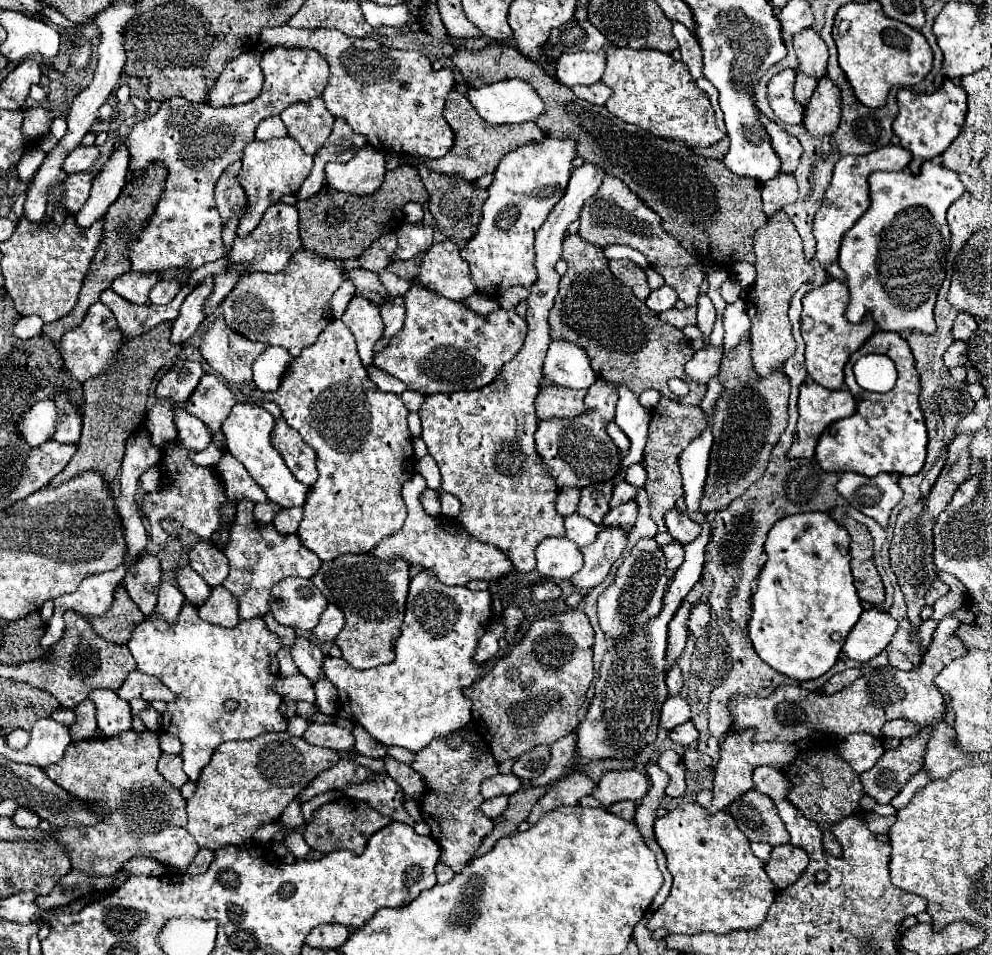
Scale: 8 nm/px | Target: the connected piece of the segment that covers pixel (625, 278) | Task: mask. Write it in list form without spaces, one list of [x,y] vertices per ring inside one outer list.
[[[623,259],[623,261],[609,261],[609,267],[611,267],[613,275],[619,281],[623,281],[627,287],[633,289],[637,299],[641,299],[641,301],[647,299],[651,289],[647,285],[647,275],[645,275],[645,271],[641,267],[637,267],[633,261],[627,261],[627,259]]]

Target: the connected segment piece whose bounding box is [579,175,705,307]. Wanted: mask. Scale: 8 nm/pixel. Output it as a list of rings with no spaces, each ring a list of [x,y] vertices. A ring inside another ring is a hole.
[[[611,175],[603,177],[603,185],[599,187],[597,195],[593,195],[593,199],[587,199],[585,207],[581,209],[579,235],[601,249],[613,243],[621,243],[621,245],[629,245],[641,251],[647,257],[649,265],[659,275],[665,277],[665,283],[669,287],[675,287],[679,299],[687,307],[697,305],[699,285],[705,279],[705,273],[701,271],[701,261],[689,251],[685,251],[681,243],[677,243],[677,239],[673,239],[661,227],[661,217],[651,207],[645,207],[645,203],[641,203],[641,199],[633,195],[633,191],[625,187],[625,183],[621,183],[621,179],[611,177]]]

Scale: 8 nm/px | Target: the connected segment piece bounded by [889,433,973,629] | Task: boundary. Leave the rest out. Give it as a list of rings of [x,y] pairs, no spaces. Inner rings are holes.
[[[961,433],[949,443],[947,463],[945,463],[941,475],[937,477],[937,481],[933,483],[931,493],[927,497],[919,499],[917,503],[913,503],[913,507],[905,507],[897,515],[897,523],[895,523],[893,539],[891,539],[891,549],[889,549],[891,569],[897,575],[899,587],[903,591],[903,595],[905,595],[907,609],[909,609],[909,621],[911,621],[913,629],[921,625],[919,613],[921,613],[921,609],[925,605],[923,597],[929,591],[929,583],[933,583],[937,579],[937,569],[933,565],[933,525],[935,525],[935,519],[937,519],[939,511],[947,507],[947,503],[951,501],[957,487],[967,479],[967,473],[969,473],[969,467],[971,467],[971,459],[969,459],[971,435],[973,433]]]

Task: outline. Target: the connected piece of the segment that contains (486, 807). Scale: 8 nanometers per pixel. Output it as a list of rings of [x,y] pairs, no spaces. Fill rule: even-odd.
[[[497,797],[497,799],[489,799],[489,801],[483,801],[481,805],[481,811],[489,817],[489,819],[495,819],[499,817],[505,809],[507,809],[507,803],[509,799],[507,797]]]

